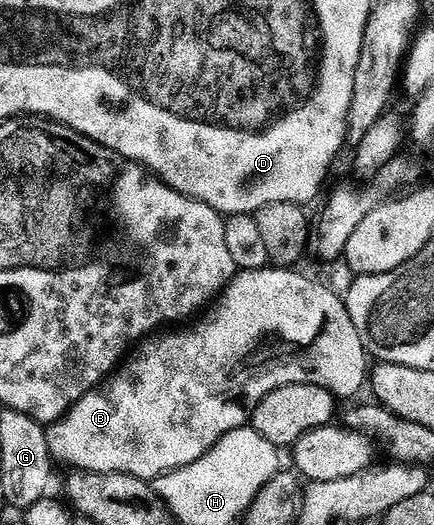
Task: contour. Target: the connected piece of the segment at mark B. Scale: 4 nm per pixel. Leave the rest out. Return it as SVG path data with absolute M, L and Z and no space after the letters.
M267 267L265 269L248 269L239 272L234 280L229 282L226 288L222 290L217 300L209 306L208 312L205 314L207 317L203 321L195 320L190 323L195 323L195 325L187 324L185 327L175 328L178 329L175 333L159 332L157 335L145 338L133 350L129 360L113 376L103 381L97 389L94 389L88 395L84 395L84 399L77 401L66 412L65 417L61 417L49 426L46 438L48 439L50 454L54 456L55 462L67 461L71 465L69 468L74 471L123 473L124 475L139 477L142 481L153 482L159 477L166 476L173 469L179 469L188 463L196 463L196 459L204 456L224 435L243 428L251 420L254 410L258 408L264 398L272 395L272 391L276 391L280 387L323 385L340 399L342 397L352 397L360 392L362 388L366 389L368 385L368 367L366 369L366 345L362 342L363 330L352 319L343 294L341 292L339 294L333 293L328 286L321 285L318 281L309 281L308 278L301 277L300 274L294 272L298 271L290 267Z

